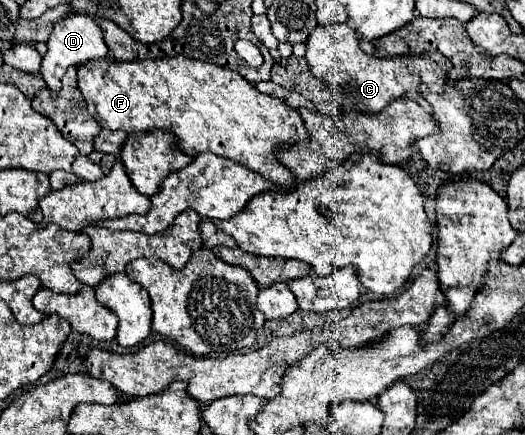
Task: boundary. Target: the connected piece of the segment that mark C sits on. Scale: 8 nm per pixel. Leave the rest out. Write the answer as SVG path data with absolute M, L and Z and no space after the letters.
M331 24L331 26L317 26L307 38L307 56L305 60L311 66L311 72L333 84L335 98L343 106L343 110L355 112L381 112L391 100L407 94L417 92L419 82L425 82L433 92L443 90L447 80L447 70L451 62L437 50L423 52L415 56L395 56L395 58L379 58L373 54L365 54L359 48L359 40L355 30L347 24Z

